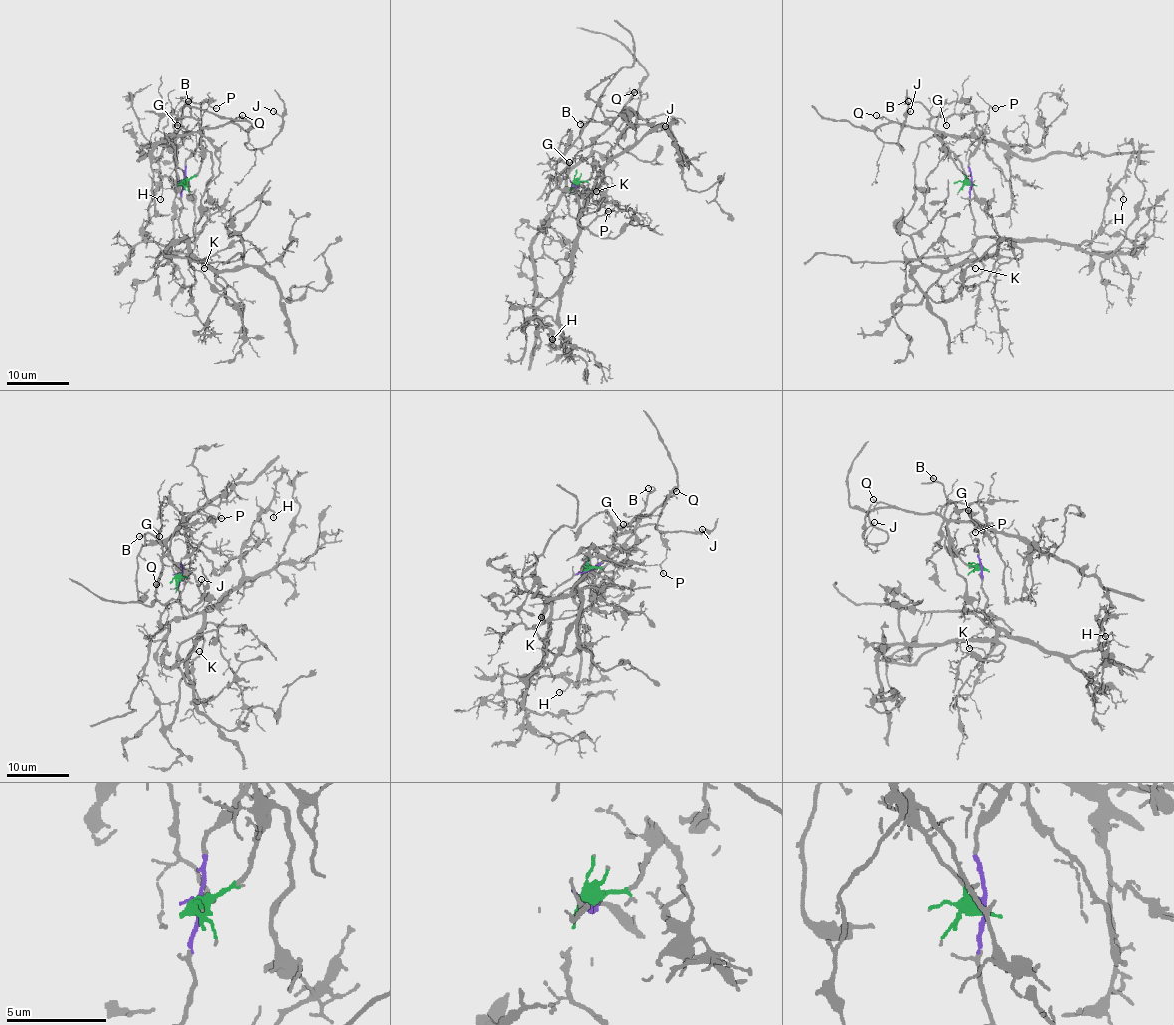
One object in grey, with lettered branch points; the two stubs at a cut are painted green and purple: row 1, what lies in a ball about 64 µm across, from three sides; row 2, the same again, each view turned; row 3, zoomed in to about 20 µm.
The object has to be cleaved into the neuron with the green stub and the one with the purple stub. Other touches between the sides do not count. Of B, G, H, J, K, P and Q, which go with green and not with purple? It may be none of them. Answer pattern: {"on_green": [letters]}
{"on_green": ["B", "G", "J", "P", "Q"]}

